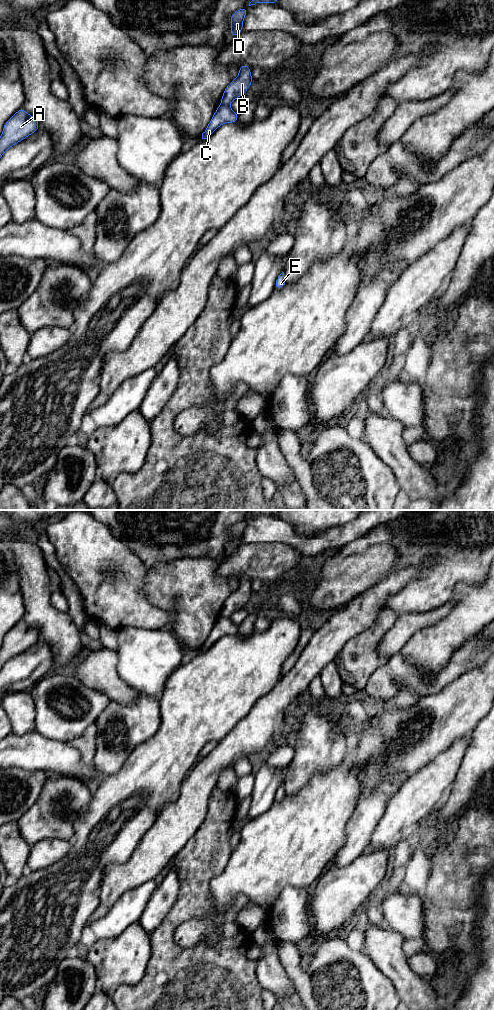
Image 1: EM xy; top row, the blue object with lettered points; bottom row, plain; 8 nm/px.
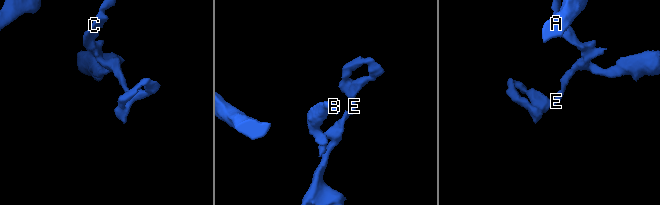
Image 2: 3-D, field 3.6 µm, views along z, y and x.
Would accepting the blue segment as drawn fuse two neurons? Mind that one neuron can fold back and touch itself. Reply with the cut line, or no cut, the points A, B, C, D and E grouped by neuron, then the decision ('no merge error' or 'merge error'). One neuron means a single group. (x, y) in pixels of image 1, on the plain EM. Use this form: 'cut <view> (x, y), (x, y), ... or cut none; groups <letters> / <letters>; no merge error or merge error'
cut xy (221, 615), (228, 618); groups A B D / C E; merge error

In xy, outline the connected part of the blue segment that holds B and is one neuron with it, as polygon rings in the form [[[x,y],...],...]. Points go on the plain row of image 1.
[[[241,576],[238,589],[224,602],[221,616],[229,618],[234,611],[241,609],[248,602],[252,593],[251,581],[246,576]]]

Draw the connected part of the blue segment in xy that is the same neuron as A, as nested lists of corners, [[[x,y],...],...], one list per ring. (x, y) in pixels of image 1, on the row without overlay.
[[[22,619],[3,638],[0,648],[0,670],[10,659],[38,642],[38,630],[30,628]]]

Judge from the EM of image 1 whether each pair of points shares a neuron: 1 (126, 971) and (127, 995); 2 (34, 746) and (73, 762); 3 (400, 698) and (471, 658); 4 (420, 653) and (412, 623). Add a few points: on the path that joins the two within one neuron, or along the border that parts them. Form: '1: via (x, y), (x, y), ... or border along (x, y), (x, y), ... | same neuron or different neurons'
1: border along (146, 971), (137, 983), (120, 985), (111, 999) | different neurons
2: via (44, 754), (63, 759) | same neuron
3: border along (422, 695), (402, 687), (392, 697) | different neurons
4: border along (436, 622), (419, 630), (400, 651) | different neurons

